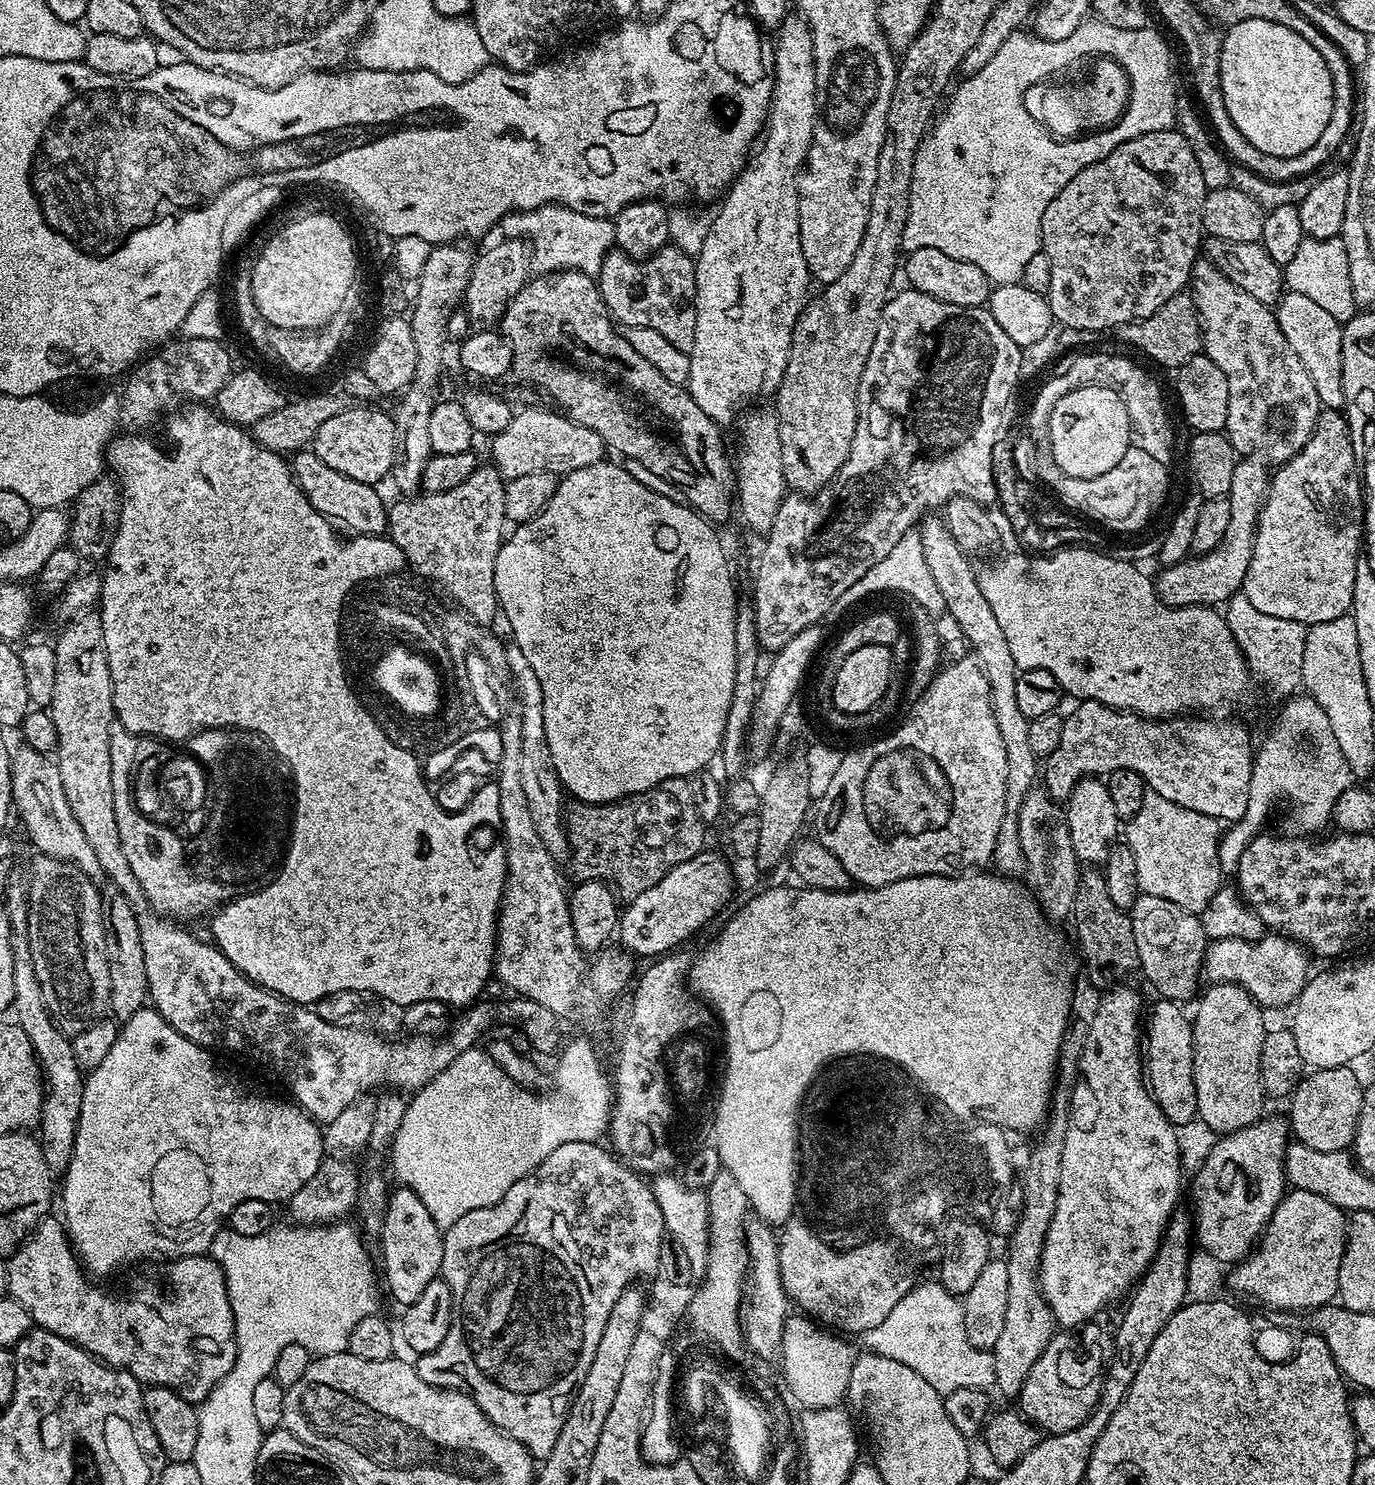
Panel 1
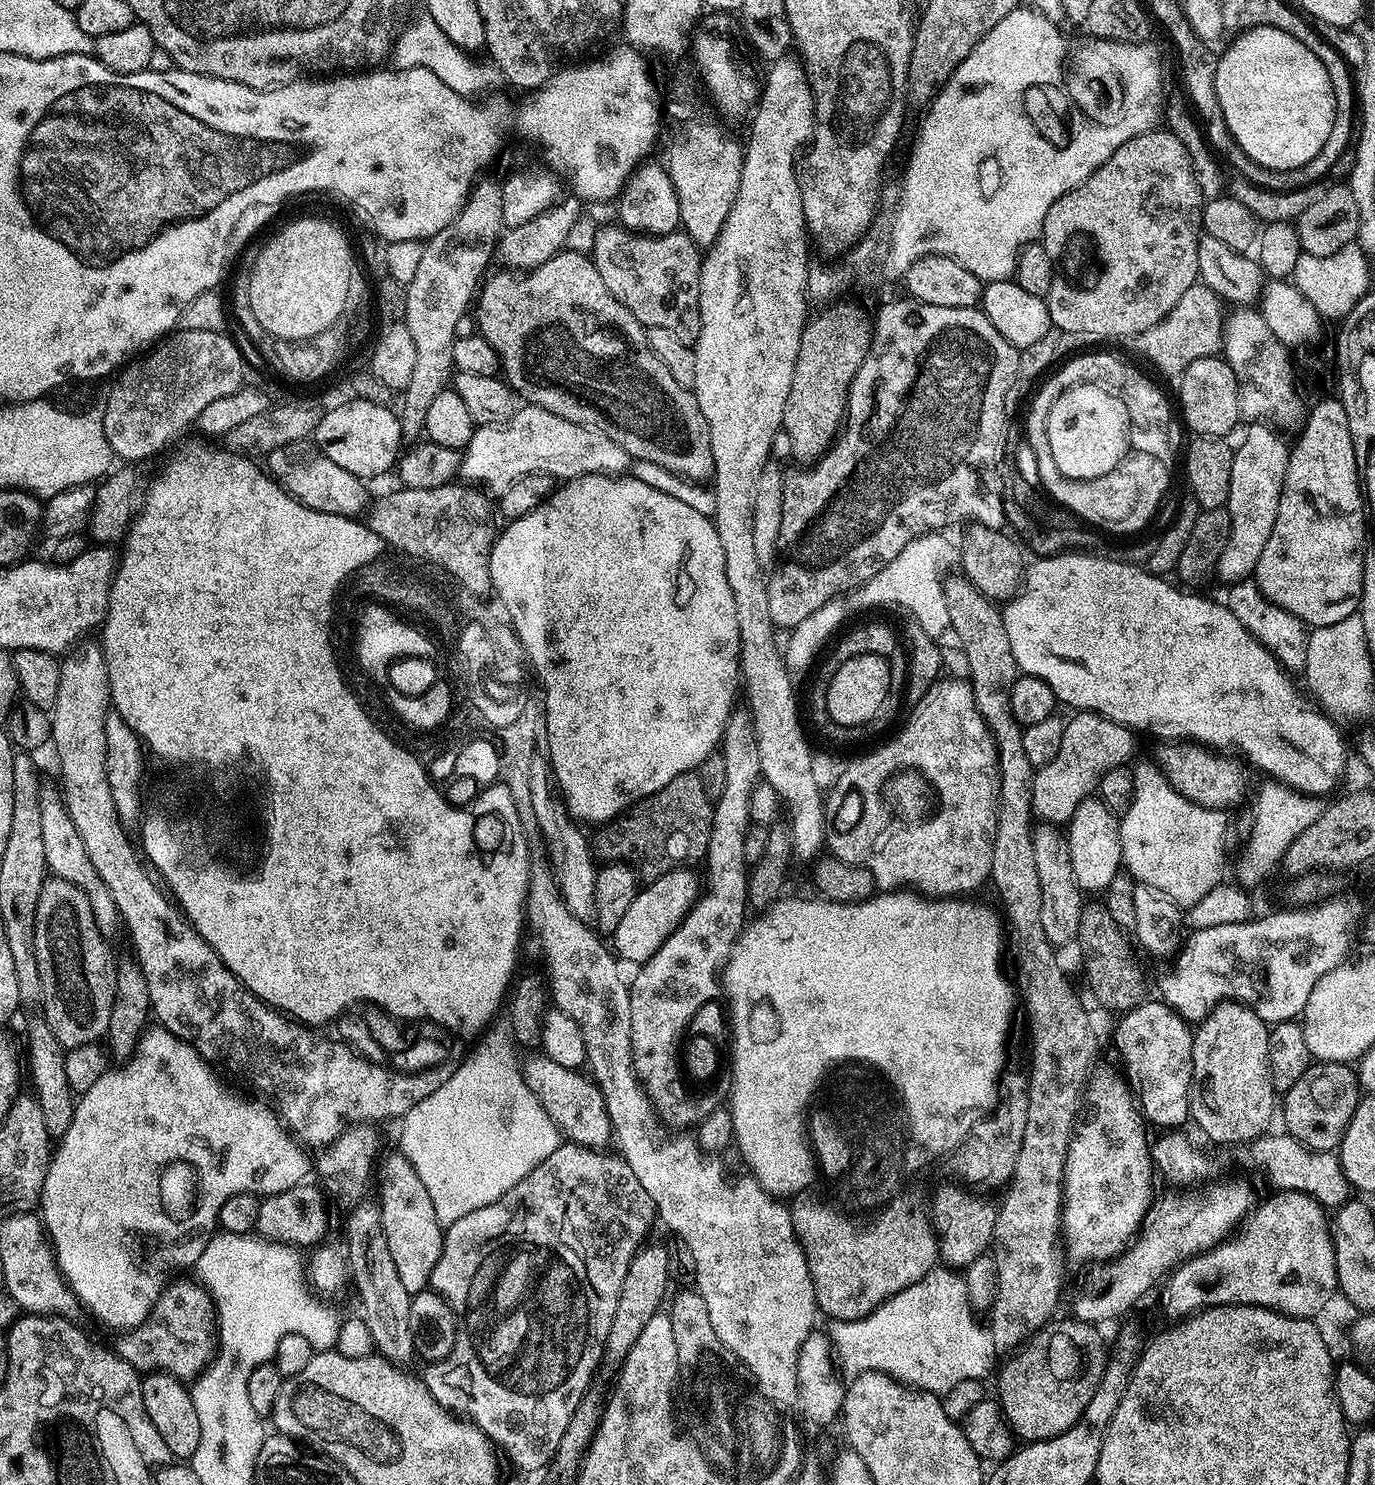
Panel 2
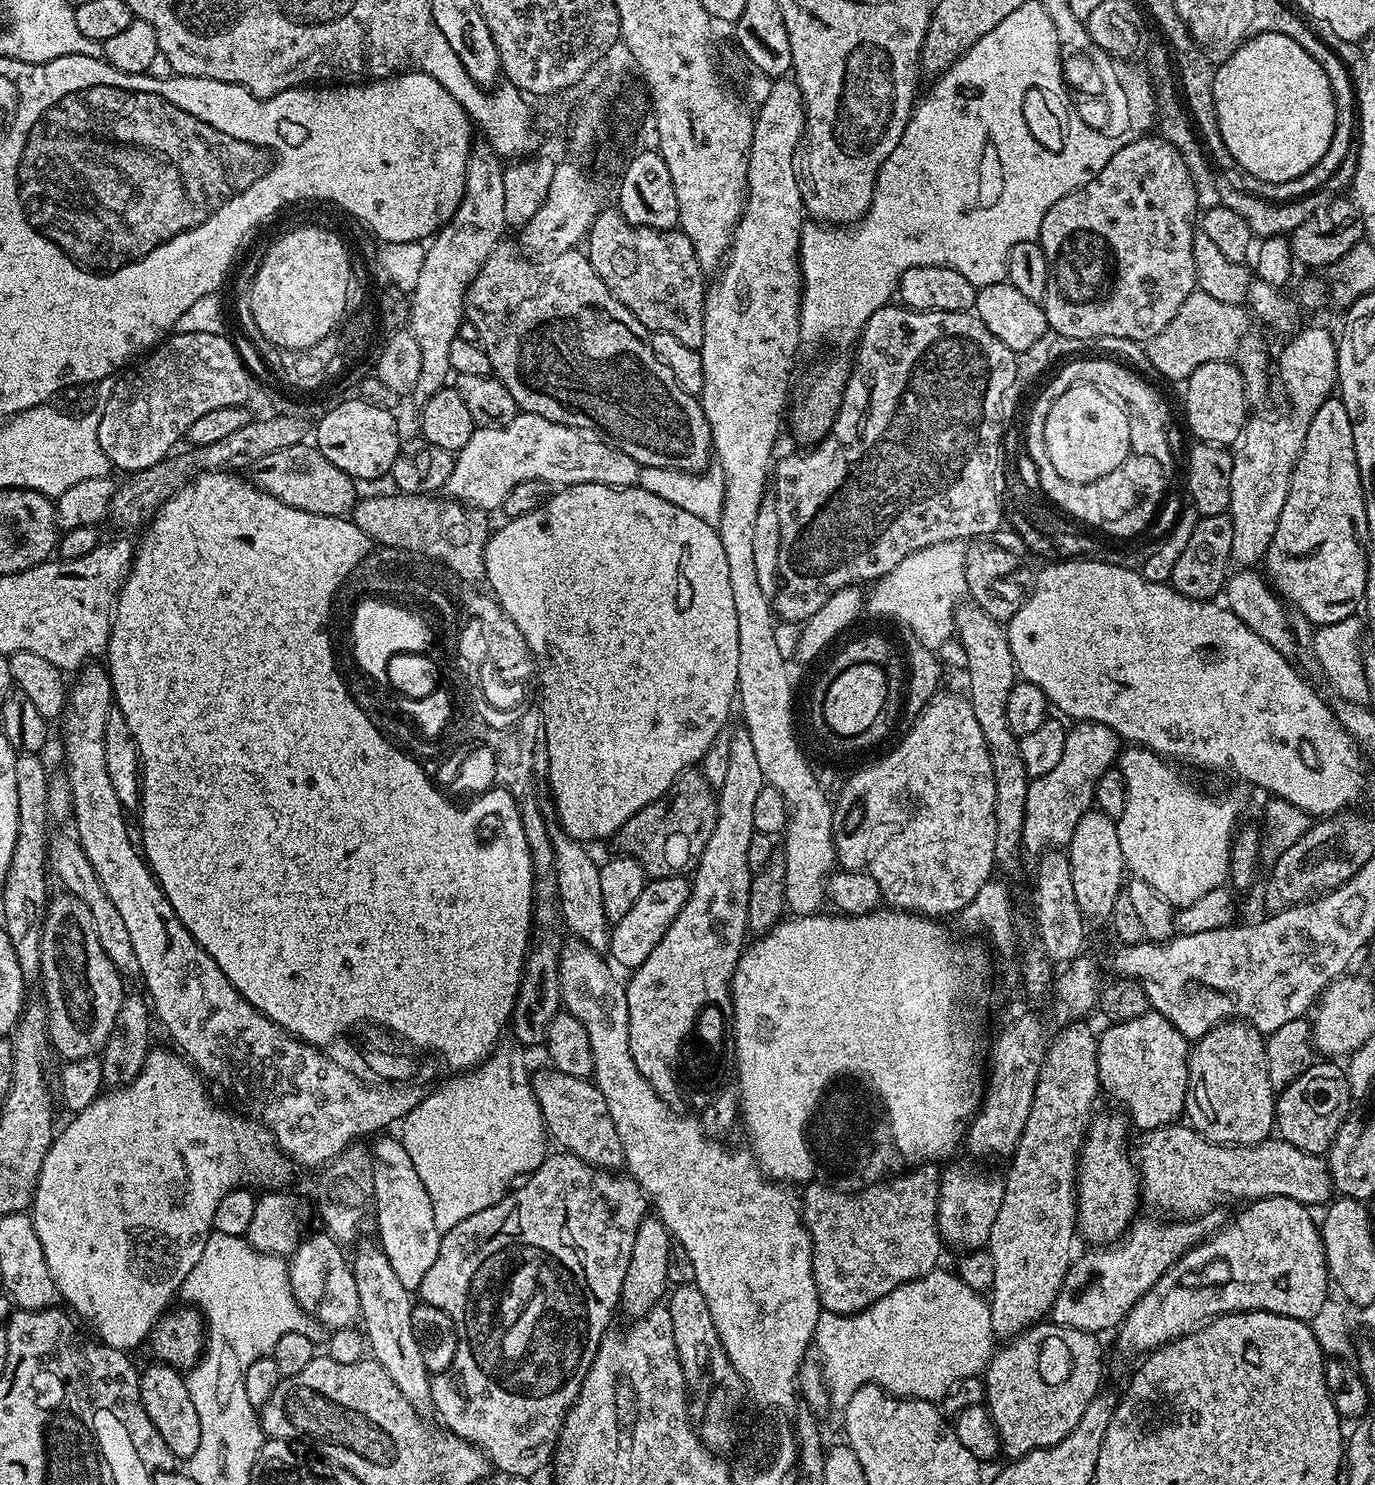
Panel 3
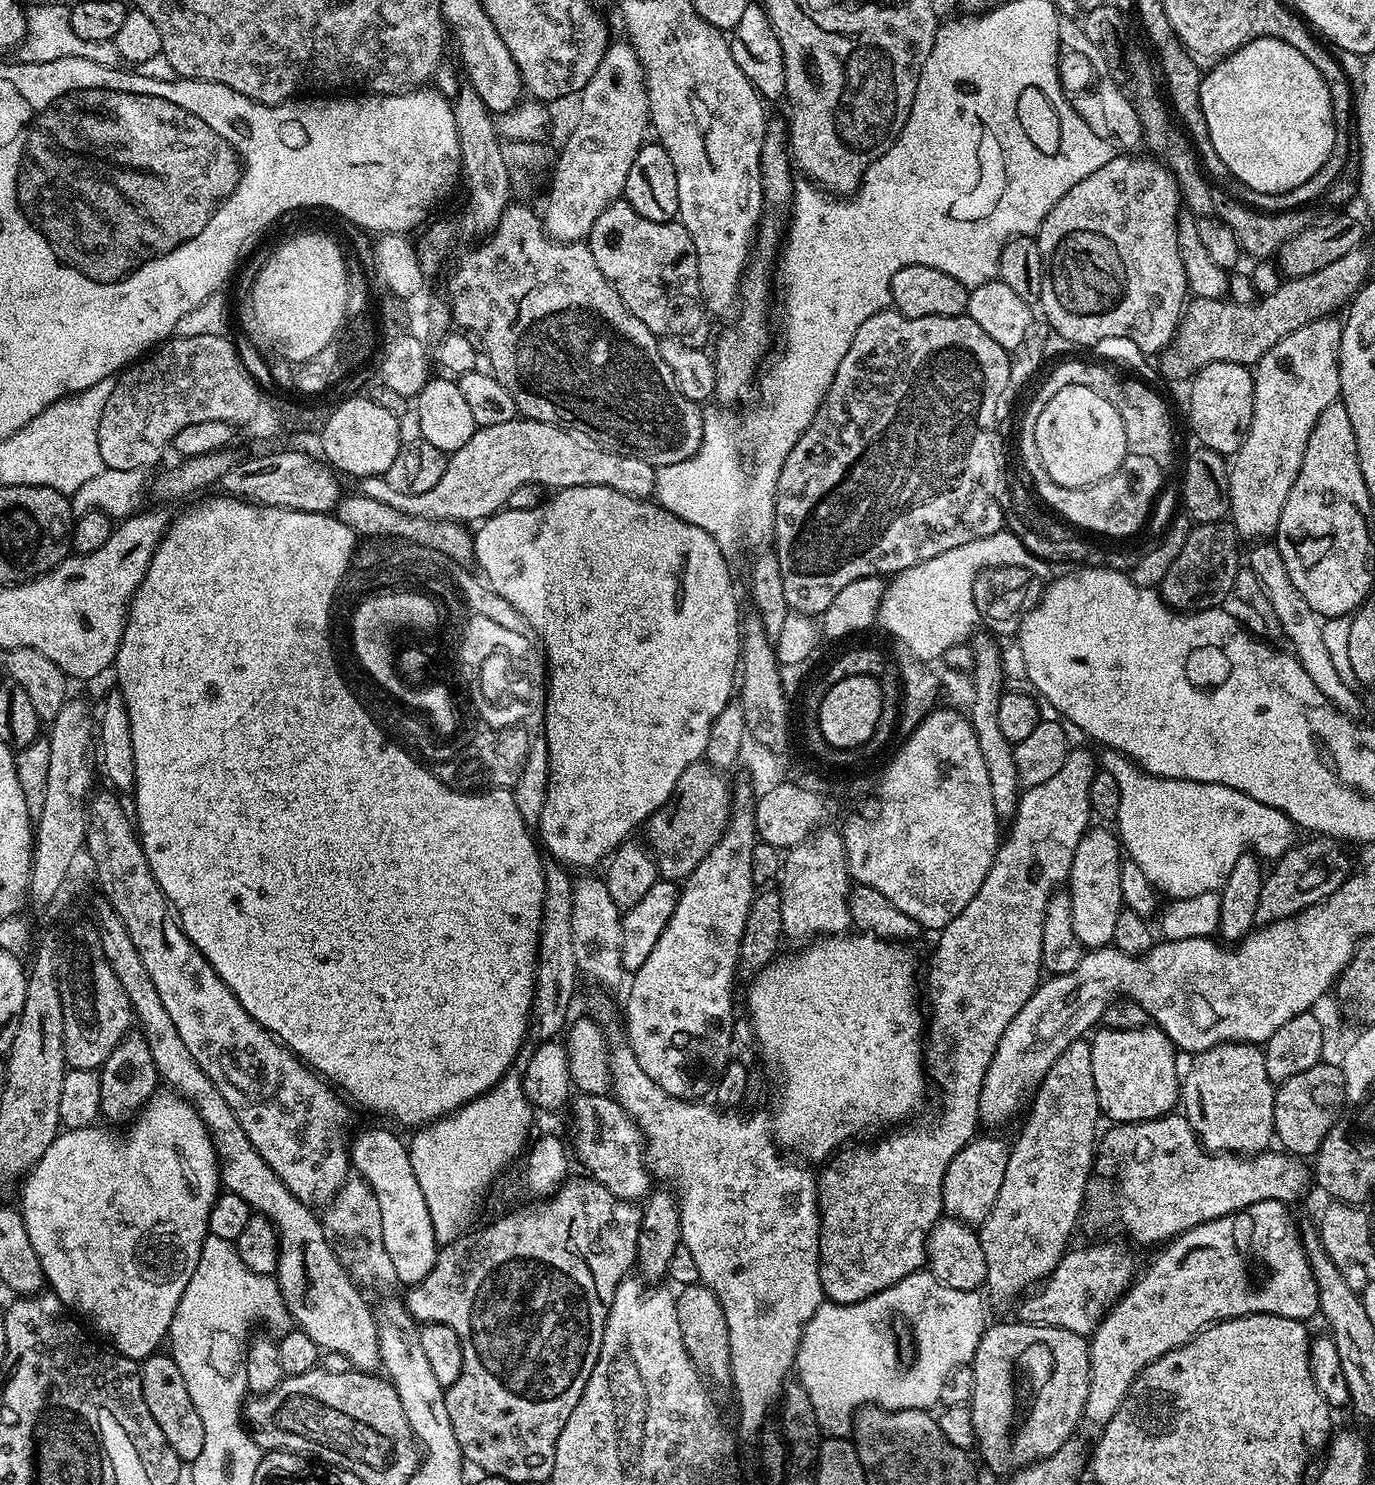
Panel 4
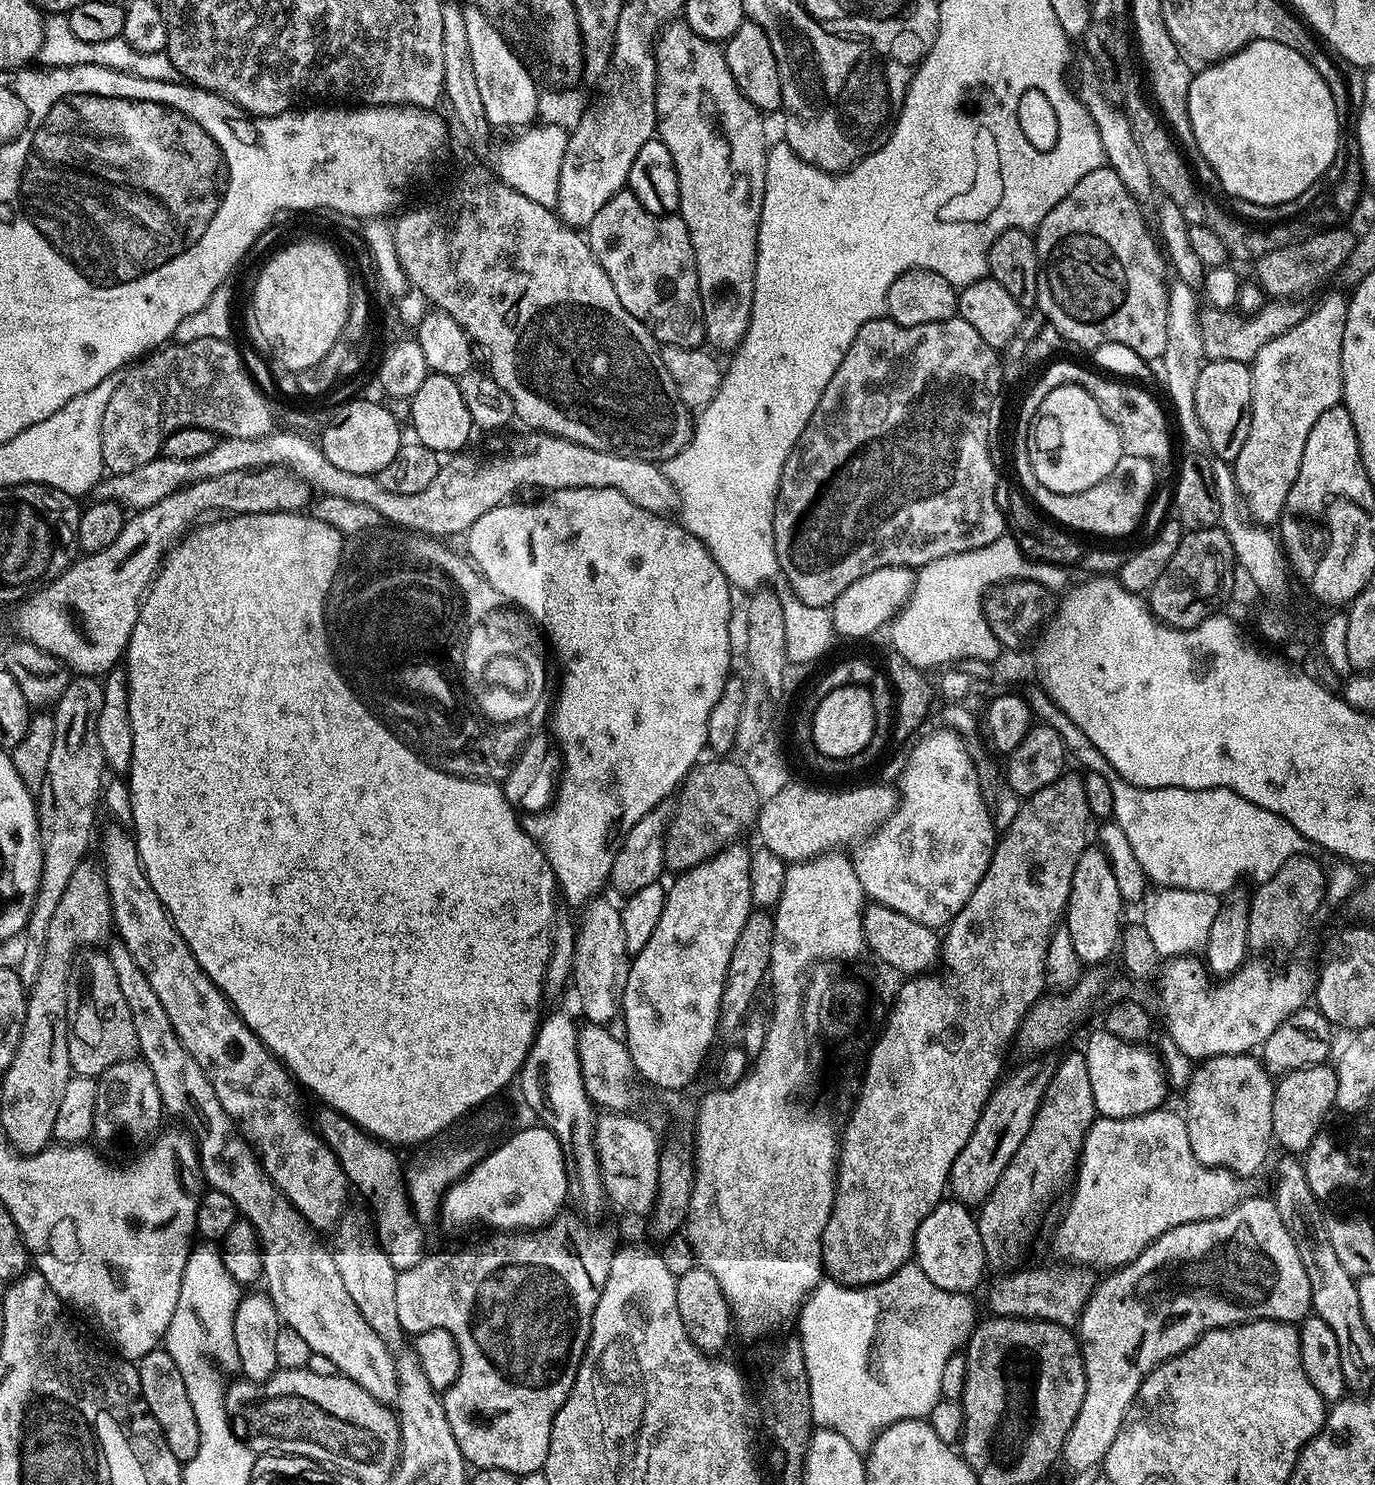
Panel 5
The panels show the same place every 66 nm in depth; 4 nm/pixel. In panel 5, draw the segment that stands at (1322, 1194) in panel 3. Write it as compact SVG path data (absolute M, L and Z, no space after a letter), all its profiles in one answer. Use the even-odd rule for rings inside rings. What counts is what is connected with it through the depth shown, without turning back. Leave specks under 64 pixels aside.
M1167 1107L1157 1108L1154 1112L1147 1112L1141 1116L1131 1116L1130 1118L1106 1118L1100 1116L1093 1120L1091 1128L1084 1139L1084 1148L1080 1152L1080 1162L1076 1165L1076 1175L1074 1183L1071 1185L1070 1193L1072 1197L1068 1200L1068 1205L1064 1208L1064 1213L1060 1216L1060 1221L1056 1224L1056 1229L1052 1232L1052 1252L1056 1256L1061 1256L1061 1261L1072 1266L1079 1266L1085 1270L1097 1270L1096 1268L1108 1268L1104 1270L1119 1270L1126 1264L1132 1264L1140 1257L1148 1247L1162 1234L1174 1230L1178 1226L1186 1226L1190 1222L1202 1222L1203 1220L1213 1220L1219 1216L1225 1216L1230 1210L1234 1210L1249 1195L1245 1181L1228 1172L1224 1168L1207 1168L1190 1150L1190 1134L1188 1133L1188 1121L1183 1115L1176 1112L1168 1112Z

